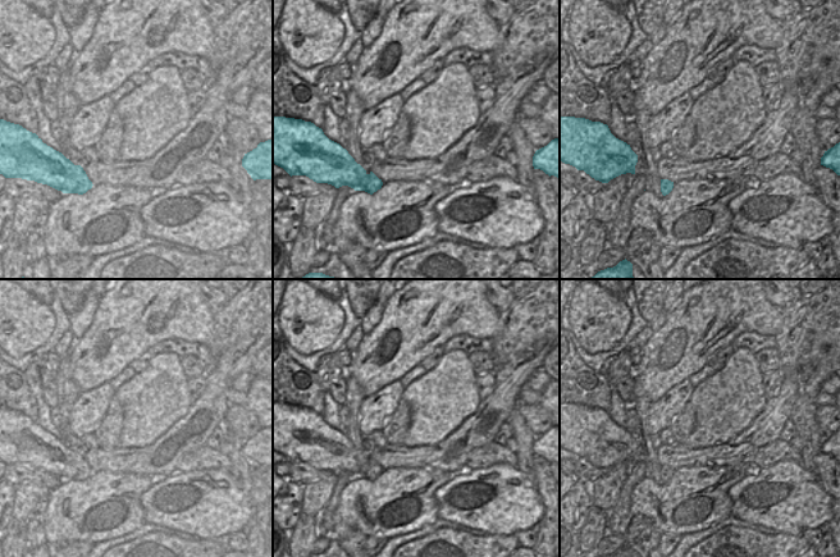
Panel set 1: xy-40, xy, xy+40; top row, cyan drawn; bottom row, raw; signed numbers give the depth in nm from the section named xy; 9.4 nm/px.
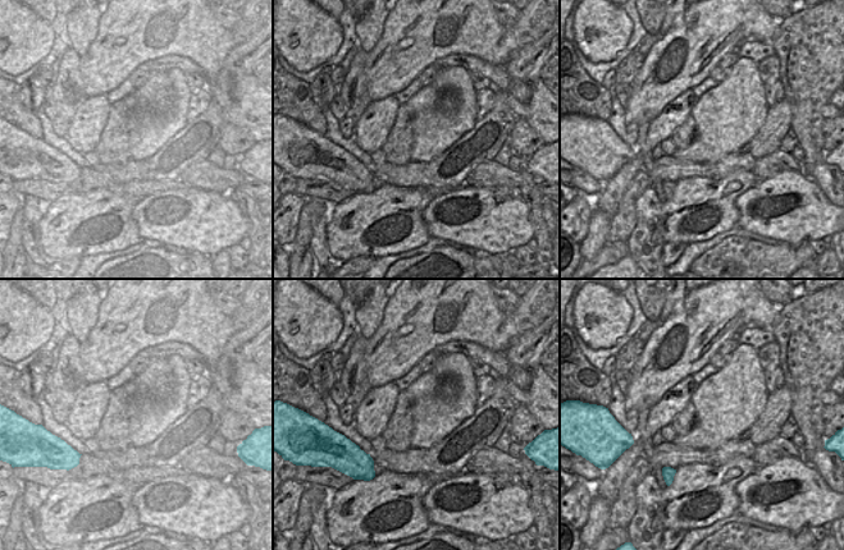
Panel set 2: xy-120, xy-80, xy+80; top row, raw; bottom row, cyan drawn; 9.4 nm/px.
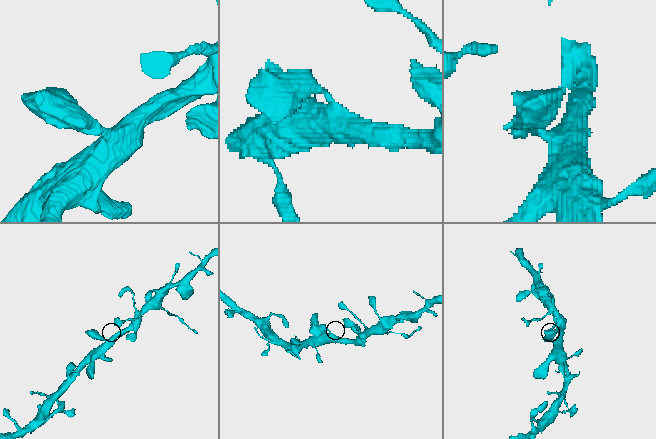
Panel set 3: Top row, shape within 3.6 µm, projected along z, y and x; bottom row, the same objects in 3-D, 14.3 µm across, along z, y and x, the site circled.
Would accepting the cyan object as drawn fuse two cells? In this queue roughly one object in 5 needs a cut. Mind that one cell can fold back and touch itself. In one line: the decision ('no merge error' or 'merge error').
no merge error

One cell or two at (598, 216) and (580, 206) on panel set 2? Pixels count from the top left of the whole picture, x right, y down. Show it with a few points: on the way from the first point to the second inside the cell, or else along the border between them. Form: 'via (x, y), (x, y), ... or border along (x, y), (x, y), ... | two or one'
border along (593, 212), (587, 234), (582, 241) | two

